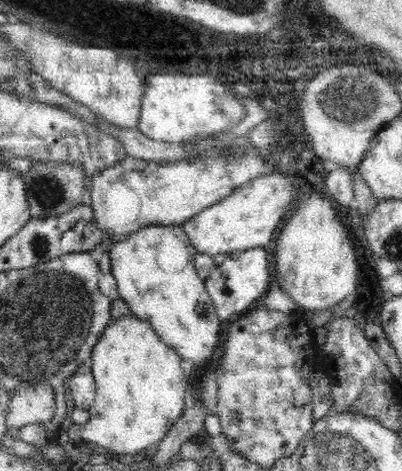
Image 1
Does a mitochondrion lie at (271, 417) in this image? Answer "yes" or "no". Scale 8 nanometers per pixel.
no

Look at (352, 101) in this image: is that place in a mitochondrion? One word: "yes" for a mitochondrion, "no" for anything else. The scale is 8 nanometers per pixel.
yes

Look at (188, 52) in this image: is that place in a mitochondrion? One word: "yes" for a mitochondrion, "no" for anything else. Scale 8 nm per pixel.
no

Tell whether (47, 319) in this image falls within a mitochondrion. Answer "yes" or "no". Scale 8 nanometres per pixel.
yes

